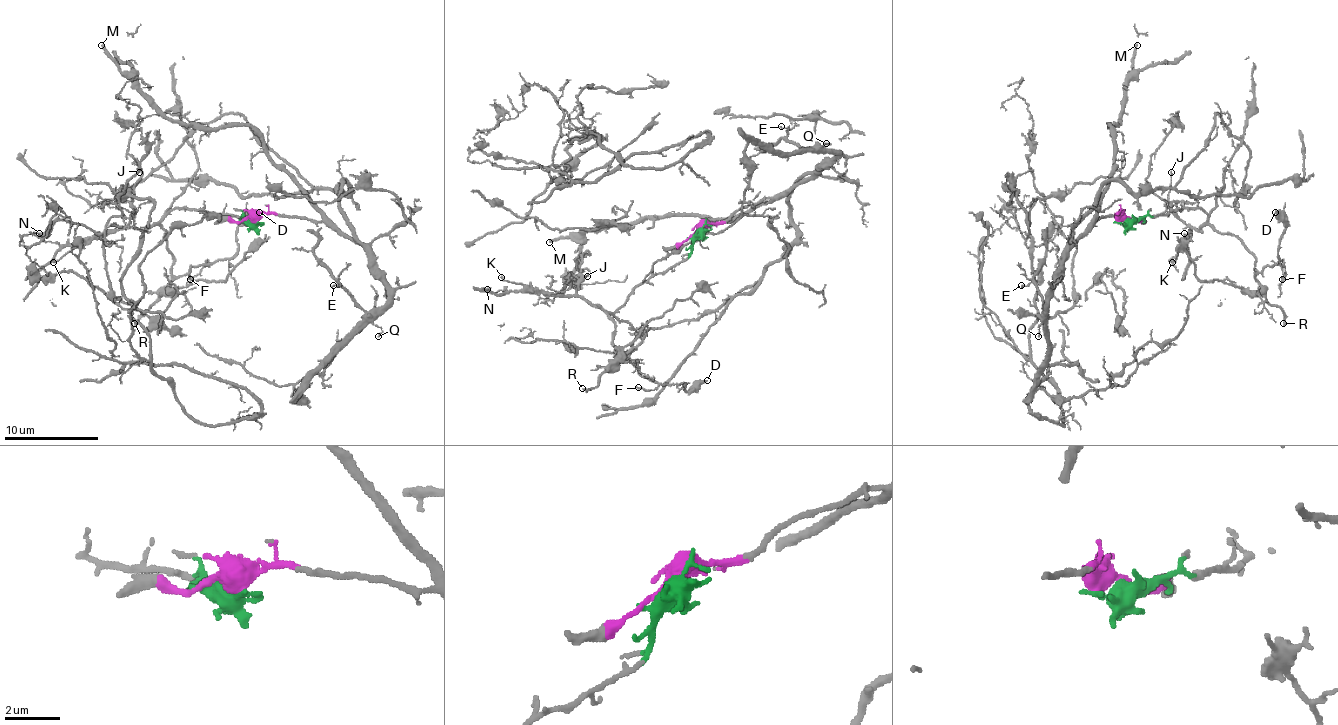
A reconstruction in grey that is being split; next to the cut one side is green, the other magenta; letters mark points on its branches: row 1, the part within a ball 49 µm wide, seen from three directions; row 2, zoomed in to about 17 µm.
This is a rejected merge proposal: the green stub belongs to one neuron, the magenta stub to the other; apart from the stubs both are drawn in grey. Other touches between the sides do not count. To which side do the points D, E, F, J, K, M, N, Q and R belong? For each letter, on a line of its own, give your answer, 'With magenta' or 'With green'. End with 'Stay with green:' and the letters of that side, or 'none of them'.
D: With green
E: With magenta
F: With green
J: With green
K: With green
M: With magenta
N: With green
Q: With magenta
R: With green
Stay with green: D, F, J, K, N, R

